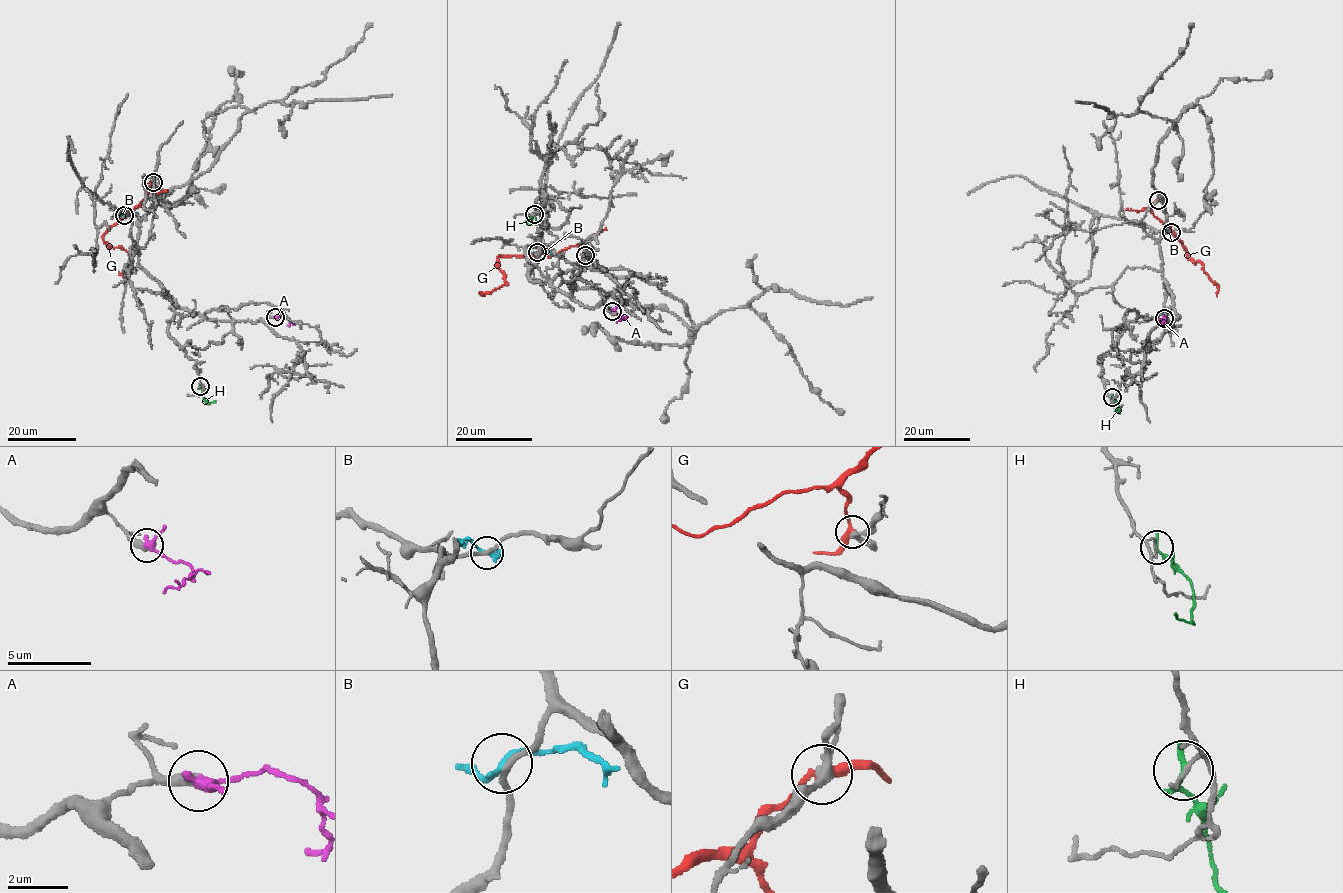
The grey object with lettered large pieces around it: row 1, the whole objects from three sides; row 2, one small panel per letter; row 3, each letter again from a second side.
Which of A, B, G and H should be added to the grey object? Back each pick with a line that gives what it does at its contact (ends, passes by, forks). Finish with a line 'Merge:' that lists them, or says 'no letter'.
A: it passes by
Merge: A

